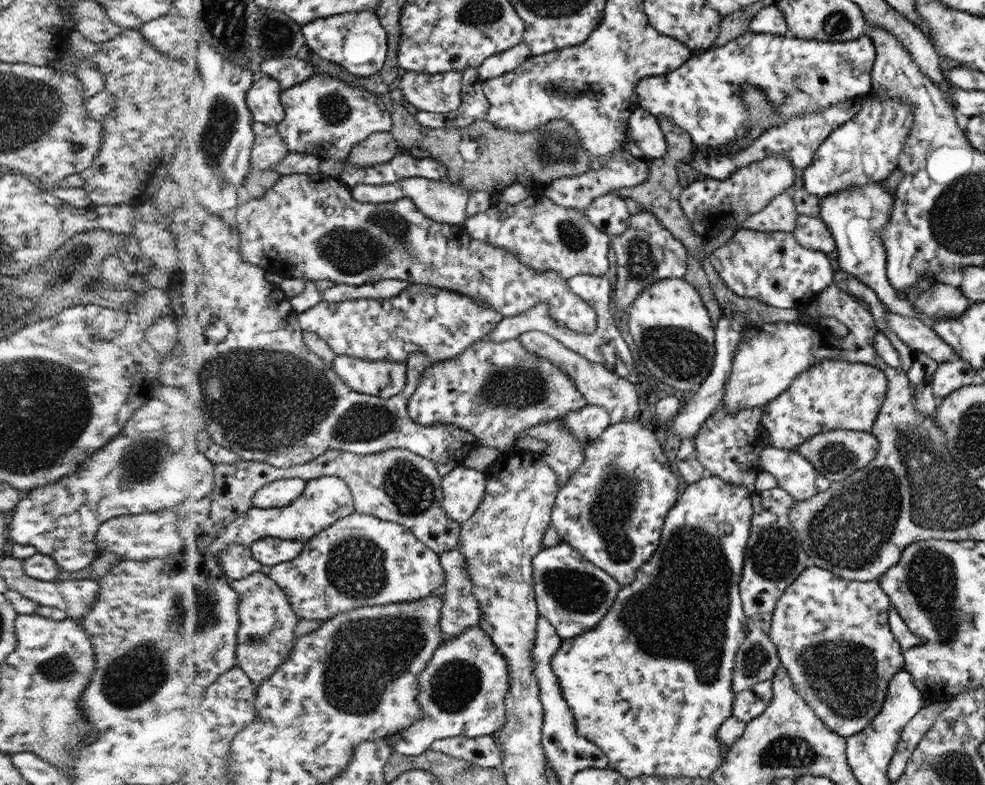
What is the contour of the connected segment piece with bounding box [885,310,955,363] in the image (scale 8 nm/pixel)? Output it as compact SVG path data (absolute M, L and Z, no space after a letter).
M886 310L885 318L887 328L908 347L926 354L931 360L938 363L955 358L954 350L951 348L951 345L948 345L944 340L941 340L941 338L935 334L935 331L930 326L923 324L919 318L907 318L900 314L893 314L890 310Z

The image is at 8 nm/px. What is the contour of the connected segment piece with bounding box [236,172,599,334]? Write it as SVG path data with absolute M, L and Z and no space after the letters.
M325 173L315 174L289 174L282 177L258 199L251 199L239 208L236 216L237 227L240 229L240 253L249 262L257 266L264 267L269 273L278 274L284 278L300 278L302 280L331 280L337 284L349 284L353 286L363 286L380 280L408 280L409 282L417 283L418 285L431 285L439 289L456 291L459 294L465 295L467 298L478 298L486 302L497 314L501 314L502 318L509 316L517 316L524 313L526 310L532 309L539 302L548 302L548 314L556 319L556 322L564 324L569 330L576 331L577 334L591 334L597 328L599 321L595 311L578 295L573 294L568 289L568 283L564 278L561 278L556 272L539 272L529 268L526 264L521 264L517 260L516 255L508 250L491 246L489 243L472 239L467 235L467 232L458 225L446 225L445 223L435 222L429 216L425 215L419 209L413 199L404 198L397 202L389 202L383 204L373 204L372 202L359 202L353 198L352 187L345 184L338 177L327 176Z

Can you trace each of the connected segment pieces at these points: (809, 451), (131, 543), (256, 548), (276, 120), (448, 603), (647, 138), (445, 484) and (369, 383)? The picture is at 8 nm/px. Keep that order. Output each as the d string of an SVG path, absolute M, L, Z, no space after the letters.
M835 430L819 433L816 437L798 446L795 452L814 465L815 470L831 484L850 477L856 470L863 469L876 456L879 443L869 432L855 432L853 430Z
M174 508L141 514L124 514L102 522L94 536L97 549L113 552L119 560L165 558L184 551L178 534Z
M267 537L260 541L257 540L250 547L250 550L255 558L268 570L275 565L300 557L304 548L304 541Z
M259 75L248 92L248 105L254 120L275 127L284 120L286 112L281 95L283 87L270 76Z
M458 551L439 556L444 569L444 584L440 589L443 608L440 609L440 630L453 638L484 620L480 603L472 593L472 579L464 567L464 556Z
M639 106L629 114L626 123L627 137L650 160L661 158L667 152L667 143L656 119Z
M459 464L441 477L440 486L443 488L444 513L461 524L477 510L483 500L487 478L483 472Z
M338 356L331 367L350 389L385 399L397 396L408 381L407 363L393 360L369 361Z

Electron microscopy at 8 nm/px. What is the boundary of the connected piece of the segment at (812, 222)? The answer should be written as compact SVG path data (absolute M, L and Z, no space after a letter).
M799 215L795 219L795 224L790 233L802 247L820 250L822 253L831 252L835 248L828 228L817 217Z

